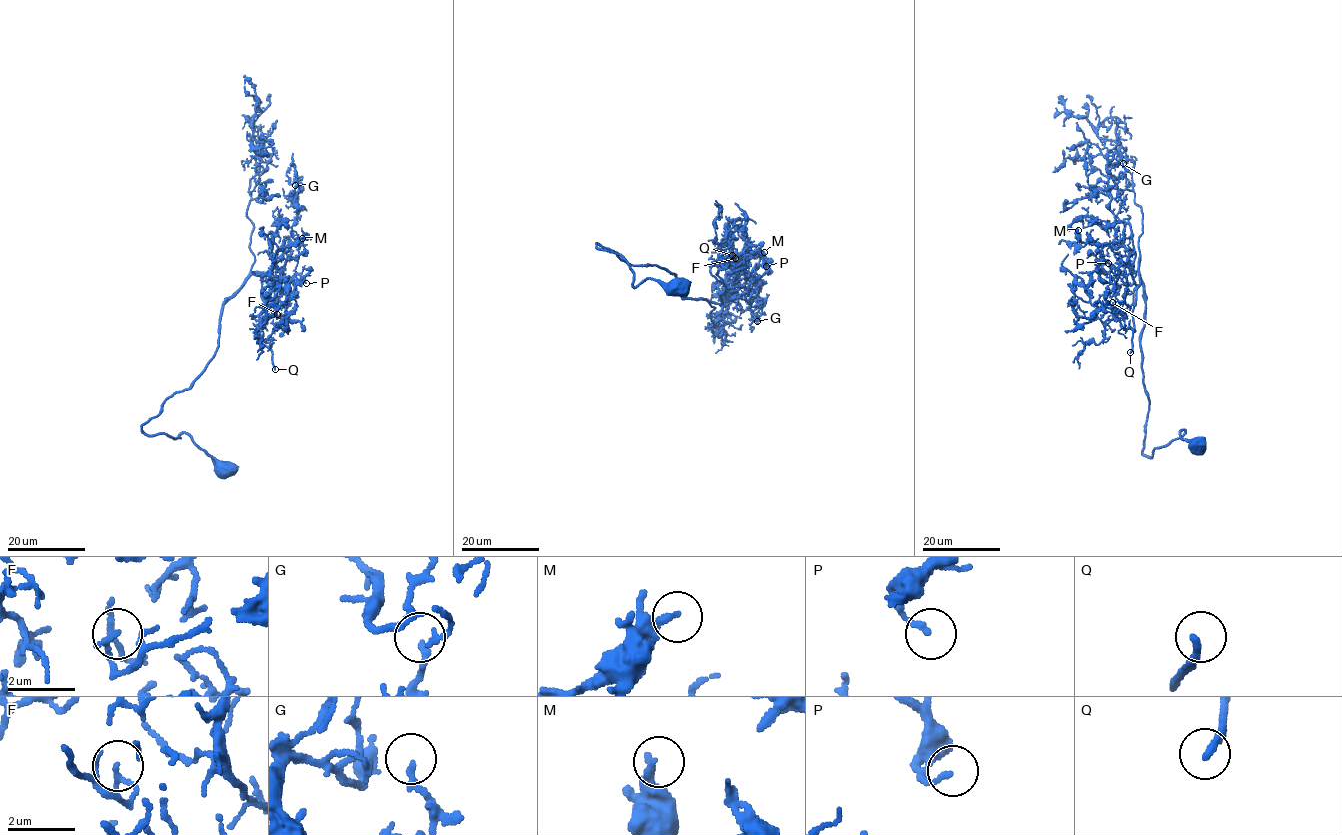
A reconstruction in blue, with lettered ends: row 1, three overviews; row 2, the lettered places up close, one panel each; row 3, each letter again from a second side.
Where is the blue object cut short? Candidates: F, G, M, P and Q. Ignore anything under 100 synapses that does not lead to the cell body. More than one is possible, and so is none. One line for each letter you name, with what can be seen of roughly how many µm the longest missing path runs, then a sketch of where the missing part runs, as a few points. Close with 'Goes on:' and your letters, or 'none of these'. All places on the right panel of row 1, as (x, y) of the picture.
Q: missing 45 µm; course (1130, 352), (1128, 389), (1112, 409), (1099, 406), (1102, 408), (1102, 424), (1099, 430), (1116, 443), (1126, 459)
Goes on: Q

